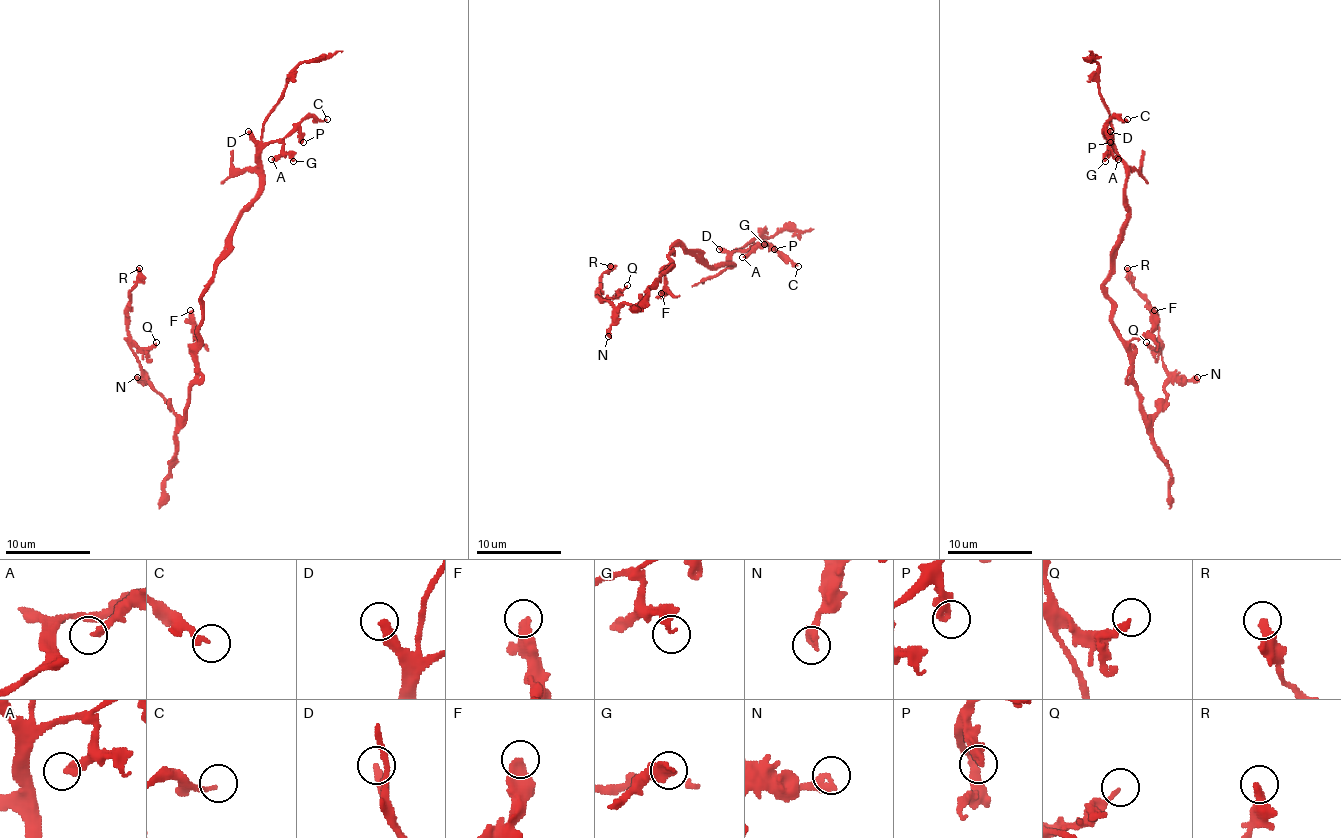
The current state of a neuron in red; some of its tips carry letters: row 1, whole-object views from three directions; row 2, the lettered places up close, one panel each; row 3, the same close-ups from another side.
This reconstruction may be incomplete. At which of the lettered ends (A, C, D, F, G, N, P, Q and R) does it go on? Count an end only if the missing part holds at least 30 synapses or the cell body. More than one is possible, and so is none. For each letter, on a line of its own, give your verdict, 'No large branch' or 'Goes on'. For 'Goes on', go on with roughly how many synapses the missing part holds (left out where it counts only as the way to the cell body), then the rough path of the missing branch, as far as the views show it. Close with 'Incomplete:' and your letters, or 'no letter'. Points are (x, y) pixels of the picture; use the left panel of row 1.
A: No large branch
C: No large branch
D: Goes on. Roughly 60 synapses. Course of what is missing: (248, 131), (244, 110), (254, 93), (263, 95), (248, 44), (263, 33), (278, 33), (288, 23)
F: No large branch
G: No large branch
N: No large branch
P: No large branch
Q: No large branch
R: No large branch
Incomplete: D

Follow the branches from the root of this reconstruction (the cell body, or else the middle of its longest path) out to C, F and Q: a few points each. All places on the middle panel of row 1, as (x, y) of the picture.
C: (674, 246), (681, 244), (704, 266), (732, 266), (736, 251), (770, 244), (798, 266)
F: (674, 246), (661, 293)
Q: (674, 246), (668, 270), (636, 304), (614, 306), (610, 300), (627, 285)

